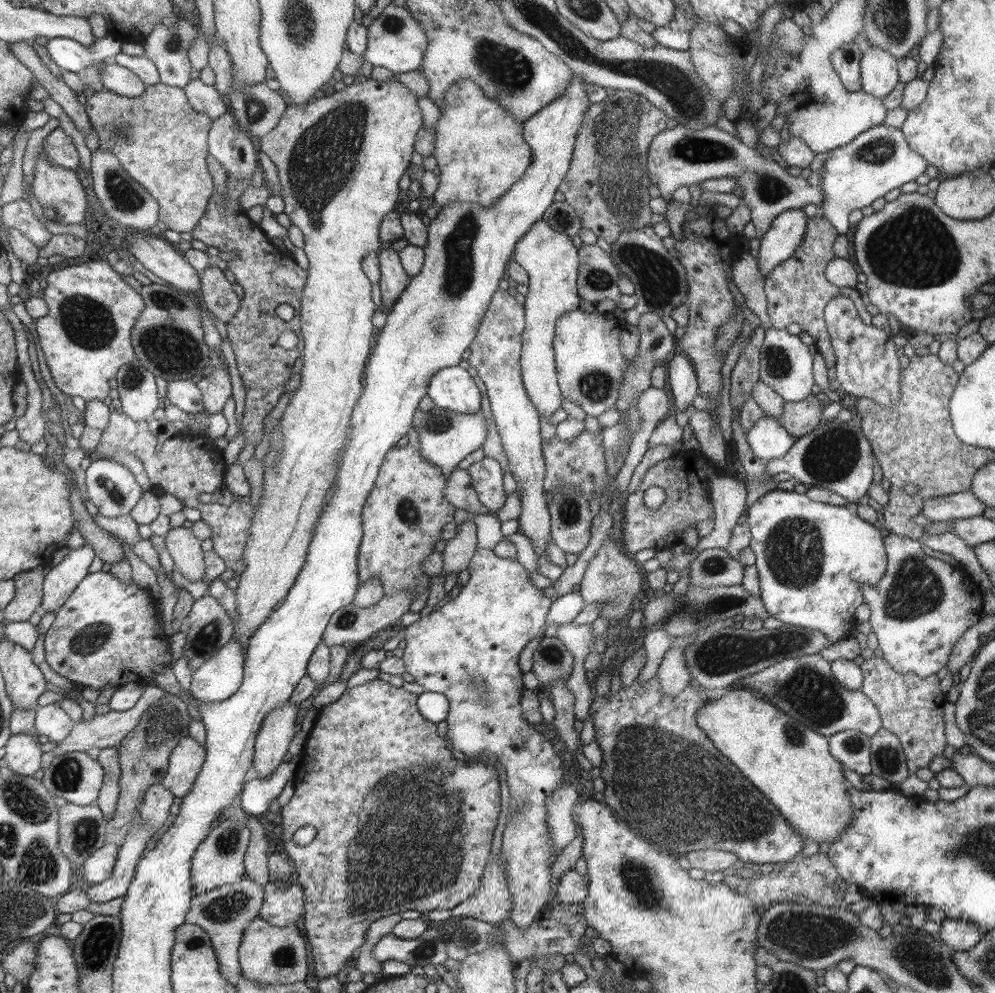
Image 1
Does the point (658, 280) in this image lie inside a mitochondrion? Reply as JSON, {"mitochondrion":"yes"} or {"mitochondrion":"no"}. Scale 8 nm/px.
{"mitochondrion":"yes"}

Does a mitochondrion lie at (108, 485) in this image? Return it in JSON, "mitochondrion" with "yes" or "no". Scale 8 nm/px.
{"mitochondrion":"yes"}

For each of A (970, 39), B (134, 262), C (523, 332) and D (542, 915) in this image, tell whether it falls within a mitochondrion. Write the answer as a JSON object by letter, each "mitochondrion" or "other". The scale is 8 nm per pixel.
{"A":"other","B":"other","C":"other","D":"other"}

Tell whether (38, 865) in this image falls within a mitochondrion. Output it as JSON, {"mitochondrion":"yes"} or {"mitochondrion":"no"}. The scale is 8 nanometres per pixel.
{"mitochondrion":"yes"}

